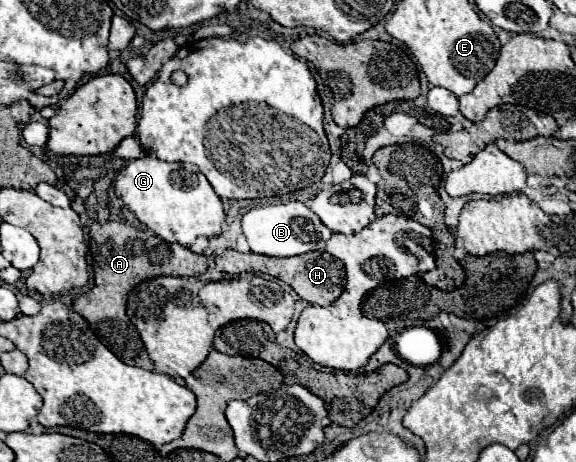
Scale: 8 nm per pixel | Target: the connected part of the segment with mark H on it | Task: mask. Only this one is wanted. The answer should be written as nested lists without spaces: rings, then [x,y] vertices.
[[[226,250],[224,254],[216,256],[216,268],[228,274],[248,274],[248,272],[260,272],[260,274],[270,274],[274,278],[282,278],[286,284],[290,284],[294,288],[294,292],[310,302],[310,304],[318,304],[318,306],[330,306],[344,290],[346,286],[346,272],[344,272],[344,264],[334,258],[328,252],[306,252],[300,256],[292,256],[292,258],[272,258],[272,256],[260,256],[254,252],[248,254],[240,254],[236,250]]]

